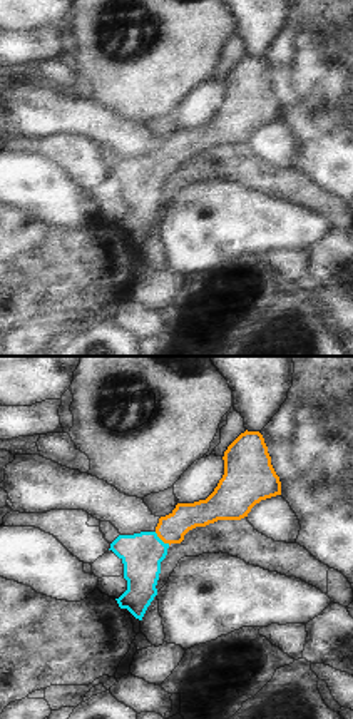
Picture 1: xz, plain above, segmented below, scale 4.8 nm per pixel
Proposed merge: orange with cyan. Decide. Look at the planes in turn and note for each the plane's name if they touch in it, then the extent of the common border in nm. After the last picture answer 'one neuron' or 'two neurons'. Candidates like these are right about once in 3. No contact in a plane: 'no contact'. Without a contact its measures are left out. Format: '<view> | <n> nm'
xz | 100 nm

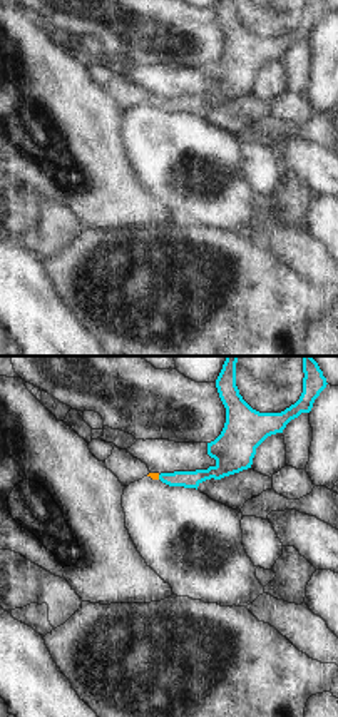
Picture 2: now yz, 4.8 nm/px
yz | 30 nm

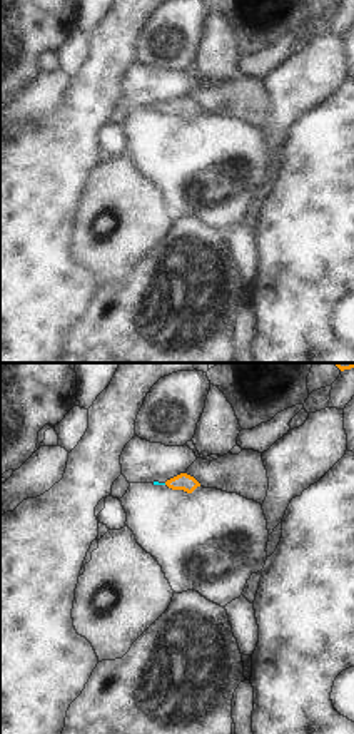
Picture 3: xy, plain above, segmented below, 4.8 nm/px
no contact

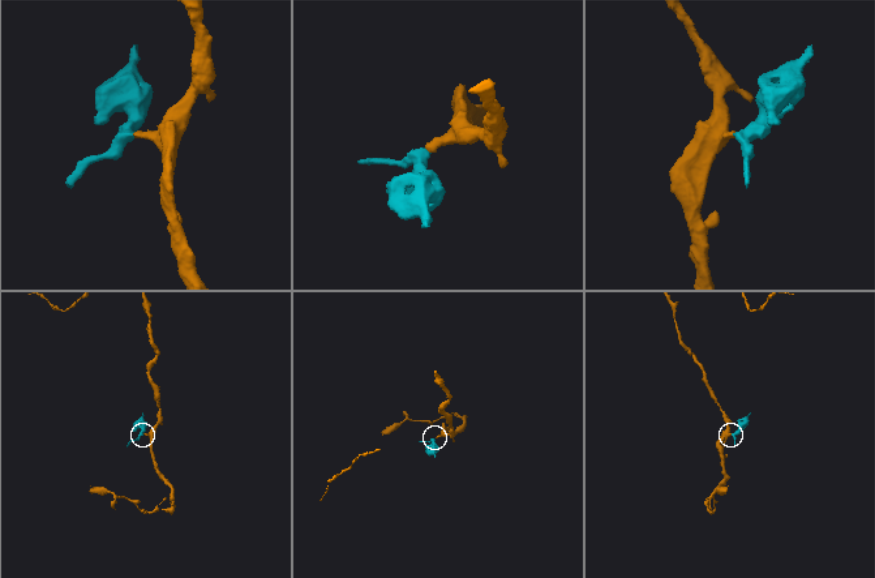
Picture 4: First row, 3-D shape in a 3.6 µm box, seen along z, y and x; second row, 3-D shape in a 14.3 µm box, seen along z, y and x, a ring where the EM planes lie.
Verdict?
one neuron

